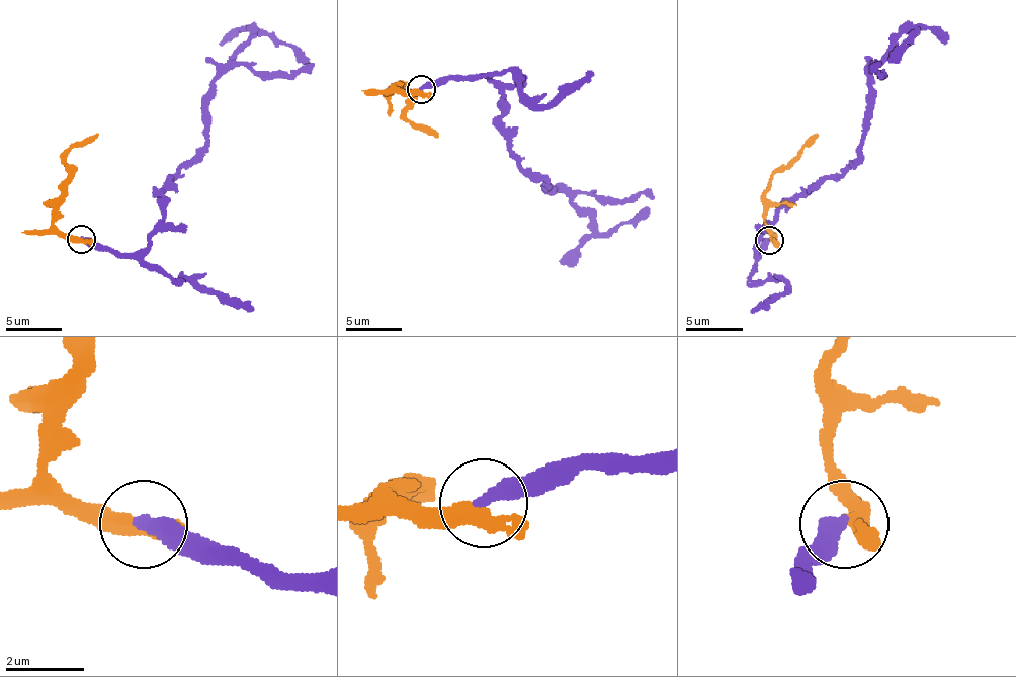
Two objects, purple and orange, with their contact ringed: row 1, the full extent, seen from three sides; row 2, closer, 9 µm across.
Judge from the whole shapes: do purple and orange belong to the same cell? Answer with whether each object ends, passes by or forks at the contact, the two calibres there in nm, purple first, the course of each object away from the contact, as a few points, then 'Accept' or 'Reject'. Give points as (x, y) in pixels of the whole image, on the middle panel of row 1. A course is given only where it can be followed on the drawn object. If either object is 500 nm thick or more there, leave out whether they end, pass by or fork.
At the ring purple ends. At the ring orange passes by. Thickness 420 nm (purple) against 360 nm. Course of purple: (422, 88), (487, 77), (503, 94), (501, 134), (517, 162), (596, 229), (613, 232), (650, 209). Course of orange: (419, 88), (405, 91), (394, 86), (402, 86), (408, 91), (405, 116), (438, 137). Accept

